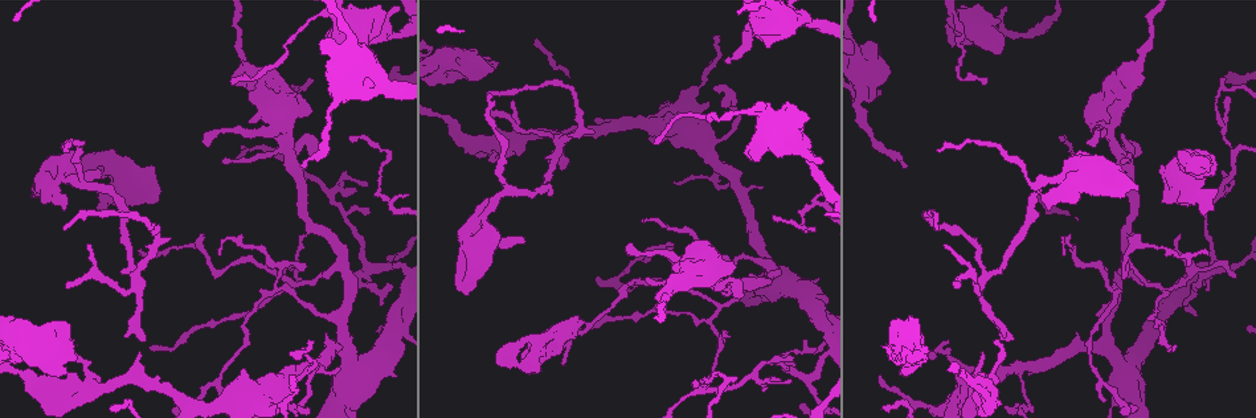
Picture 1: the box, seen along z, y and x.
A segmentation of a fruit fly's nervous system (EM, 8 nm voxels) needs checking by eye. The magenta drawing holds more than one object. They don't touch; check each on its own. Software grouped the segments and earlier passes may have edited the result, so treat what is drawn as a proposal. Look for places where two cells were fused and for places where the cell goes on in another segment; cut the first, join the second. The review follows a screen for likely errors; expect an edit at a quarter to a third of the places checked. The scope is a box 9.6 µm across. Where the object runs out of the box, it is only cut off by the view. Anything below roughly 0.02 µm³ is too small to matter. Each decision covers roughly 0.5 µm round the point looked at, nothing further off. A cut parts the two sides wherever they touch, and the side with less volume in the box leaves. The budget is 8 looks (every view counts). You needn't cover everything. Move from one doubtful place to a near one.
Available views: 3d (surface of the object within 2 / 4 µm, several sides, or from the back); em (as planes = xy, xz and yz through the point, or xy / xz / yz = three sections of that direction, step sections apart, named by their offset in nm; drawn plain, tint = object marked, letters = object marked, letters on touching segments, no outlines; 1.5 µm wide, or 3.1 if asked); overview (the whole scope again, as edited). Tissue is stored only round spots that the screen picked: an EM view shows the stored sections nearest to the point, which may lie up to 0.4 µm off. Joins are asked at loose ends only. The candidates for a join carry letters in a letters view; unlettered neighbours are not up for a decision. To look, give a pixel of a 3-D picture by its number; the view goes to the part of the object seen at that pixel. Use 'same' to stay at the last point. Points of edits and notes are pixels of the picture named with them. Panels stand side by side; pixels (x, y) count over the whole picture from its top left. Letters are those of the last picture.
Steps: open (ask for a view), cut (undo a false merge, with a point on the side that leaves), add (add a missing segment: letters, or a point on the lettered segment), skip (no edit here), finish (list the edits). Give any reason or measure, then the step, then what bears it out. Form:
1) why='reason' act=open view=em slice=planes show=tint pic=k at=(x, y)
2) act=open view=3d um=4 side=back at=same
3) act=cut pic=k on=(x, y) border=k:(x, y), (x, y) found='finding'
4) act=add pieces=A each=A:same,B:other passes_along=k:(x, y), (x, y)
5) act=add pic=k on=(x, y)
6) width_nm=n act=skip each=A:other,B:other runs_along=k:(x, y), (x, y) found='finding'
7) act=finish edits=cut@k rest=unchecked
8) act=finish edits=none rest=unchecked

why='abrupt turn' act=open view=em slice=planes show=letters pic=1 at=(299, 89)

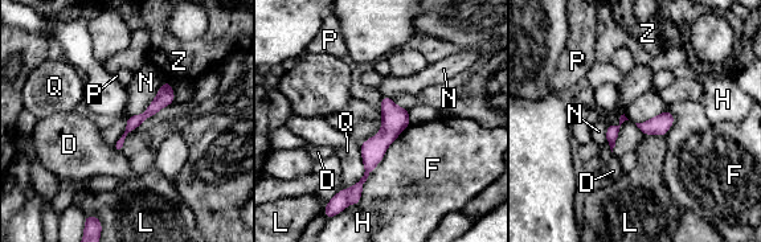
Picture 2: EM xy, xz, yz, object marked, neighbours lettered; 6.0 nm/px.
act=skip each=D:other,F:other,H:other,L:other,N:other,P:other,Q:other,Z:other found='continuous, no second cell'

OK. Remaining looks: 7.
why='a fork' act=open view=3d um=4 pic=1 at=(281, 288)

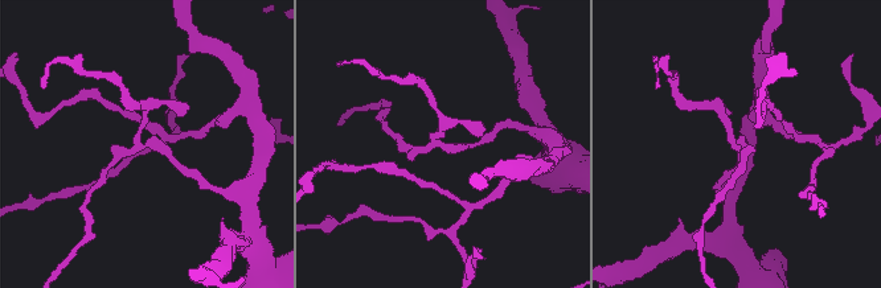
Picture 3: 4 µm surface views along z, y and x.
act=open view=em slice=planes show=tint pic=3 at=(142, 147)

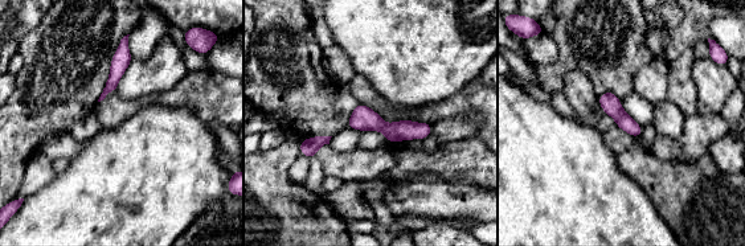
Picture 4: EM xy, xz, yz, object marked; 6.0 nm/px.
act=open view=em slice=planes show=letters at=same

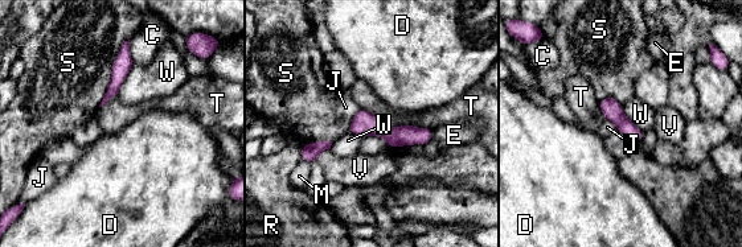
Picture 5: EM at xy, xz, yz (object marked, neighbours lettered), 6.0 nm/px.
longest_contact=S:460nm act=skip each=C:other,D:other,E:other,J:other,M:other,R:other,S:other,T:other,V:other,W:other border=5:(132, 65), (118, 93) found='one cell here'

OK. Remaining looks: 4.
why='branch stops here' act=open view=3d um=4 pic=1 at=(1209, 176)

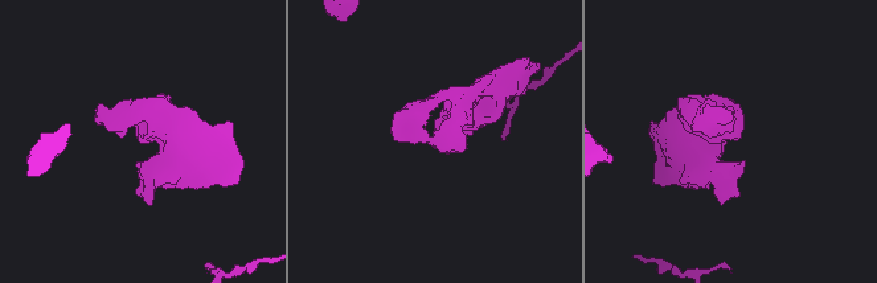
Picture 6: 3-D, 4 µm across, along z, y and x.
why='need the tissue' act=open view=em slice=planes show=plain pic=6 at=(734, 137)

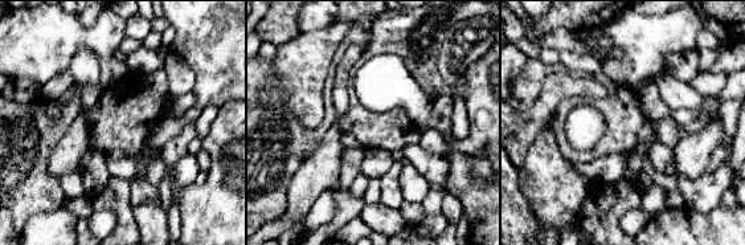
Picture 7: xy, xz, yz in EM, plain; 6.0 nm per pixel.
why='what lies round it' act=open view=em slice=planes show=letters at=same

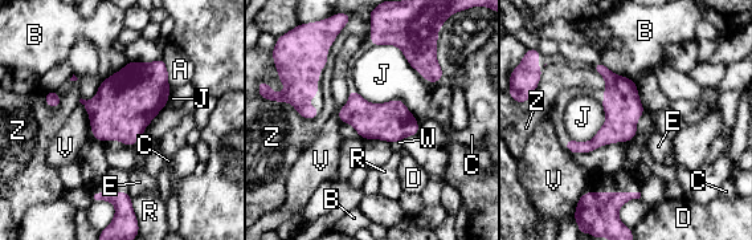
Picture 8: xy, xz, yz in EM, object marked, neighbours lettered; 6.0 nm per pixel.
width_nm=190 act=skip each=A:other,B:other,C:other,D:other,E:other,J:other,R:other,V:other,W:other,Z:other border=8:(356, 92), (400, 100), (415, 117) found='no lettered segment goes on from it'

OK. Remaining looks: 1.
act=finish edits=none rest=unchecked

